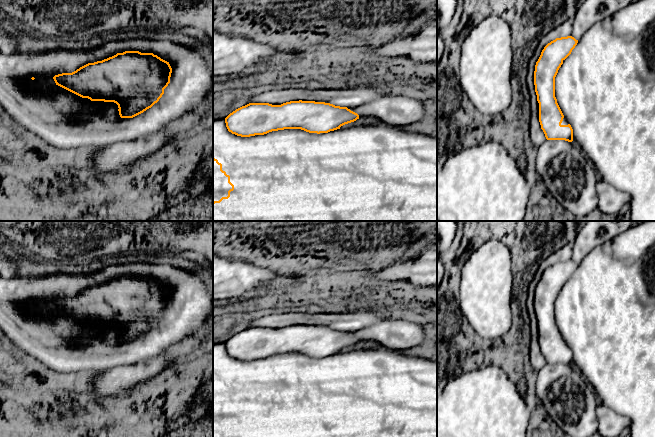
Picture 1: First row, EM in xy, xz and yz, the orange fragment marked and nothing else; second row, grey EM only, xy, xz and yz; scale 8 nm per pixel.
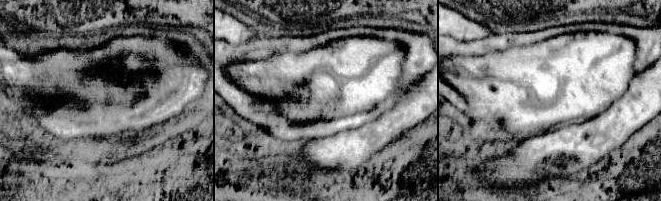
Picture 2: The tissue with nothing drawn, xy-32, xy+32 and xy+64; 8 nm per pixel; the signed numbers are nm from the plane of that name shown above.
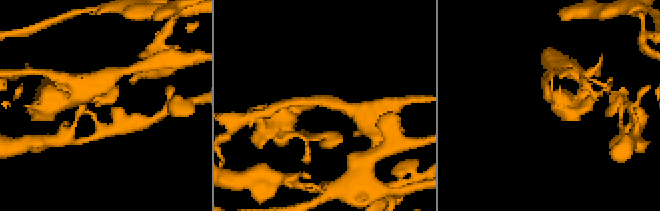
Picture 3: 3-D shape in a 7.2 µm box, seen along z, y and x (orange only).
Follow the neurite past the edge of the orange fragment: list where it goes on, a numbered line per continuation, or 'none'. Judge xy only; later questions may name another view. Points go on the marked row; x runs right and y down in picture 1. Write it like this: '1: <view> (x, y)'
none

